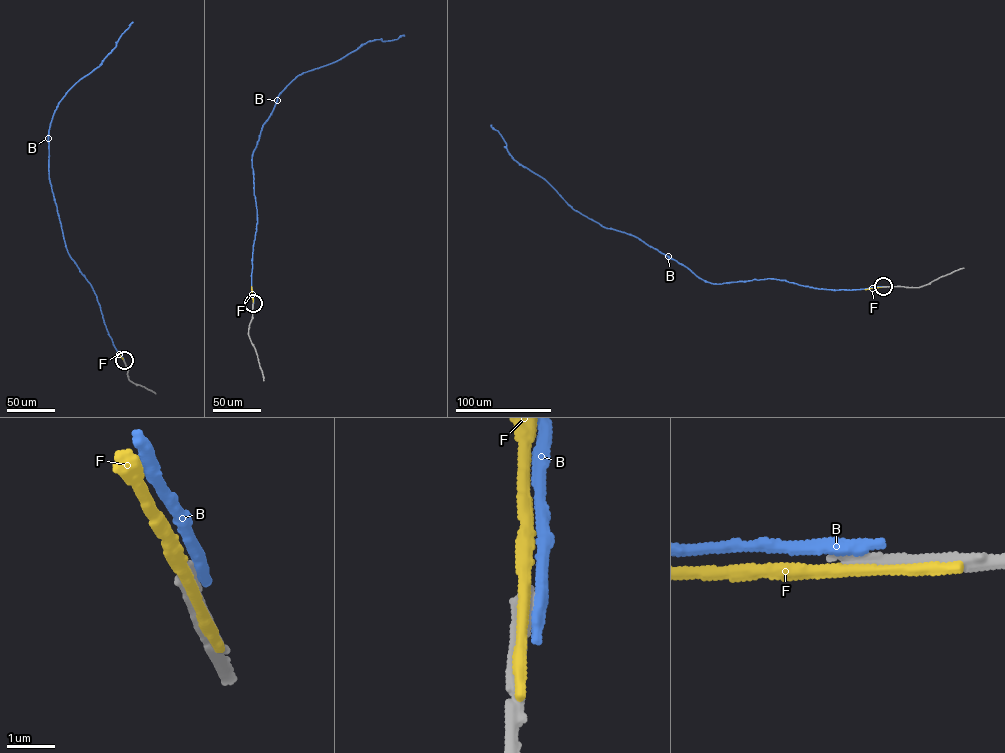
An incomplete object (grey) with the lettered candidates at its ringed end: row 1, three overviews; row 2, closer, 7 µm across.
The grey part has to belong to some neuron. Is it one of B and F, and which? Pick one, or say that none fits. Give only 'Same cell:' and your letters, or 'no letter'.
Same cell: no letter

